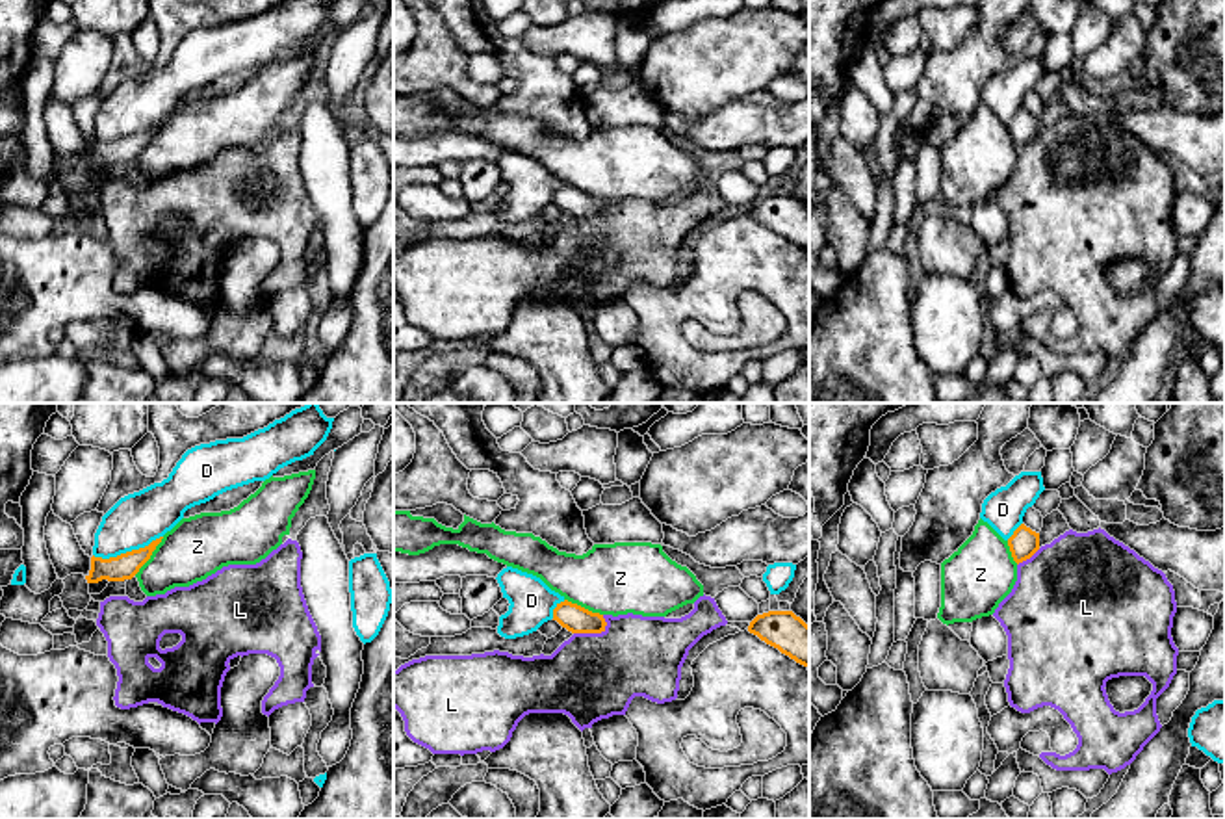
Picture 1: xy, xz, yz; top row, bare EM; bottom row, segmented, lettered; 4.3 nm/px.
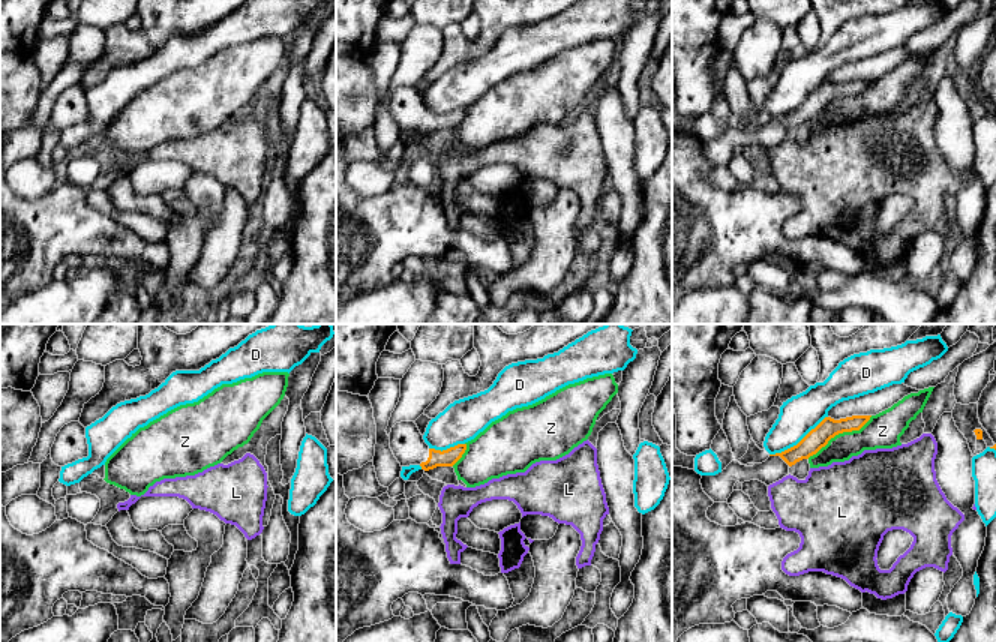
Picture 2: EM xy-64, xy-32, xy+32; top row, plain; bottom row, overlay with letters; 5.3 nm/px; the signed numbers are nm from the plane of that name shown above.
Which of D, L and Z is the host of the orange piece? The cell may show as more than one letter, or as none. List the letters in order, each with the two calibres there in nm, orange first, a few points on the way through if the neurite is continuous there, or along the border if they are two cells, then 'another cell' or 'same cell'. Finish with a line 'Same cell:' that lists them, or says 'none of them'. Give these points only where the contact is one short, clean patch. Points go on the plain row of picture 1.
D: 110/220 nm | another cell
L: 120/380 nm | another cell
Z: 110/260 nm | another cell
Same cell: none of them

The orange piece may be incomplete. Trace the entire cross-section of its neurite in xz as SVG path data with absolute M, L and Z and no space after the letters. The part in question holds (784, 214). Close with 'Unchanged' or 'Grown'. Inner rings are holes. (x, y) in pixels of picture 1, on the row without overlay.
M793 195L757 199L750 206L748 215L796 247L809 251L809 210Z. Unchanged

